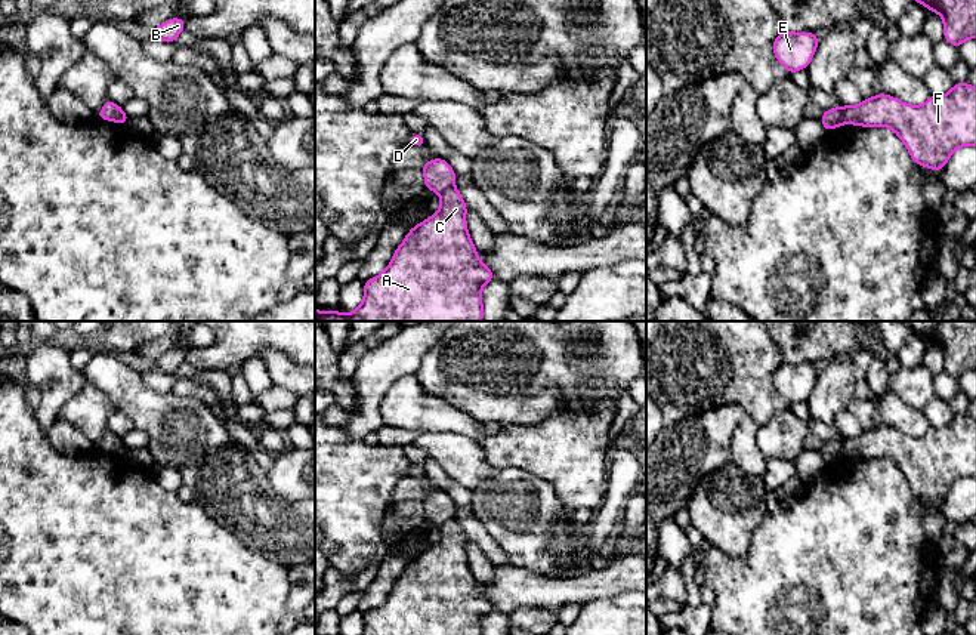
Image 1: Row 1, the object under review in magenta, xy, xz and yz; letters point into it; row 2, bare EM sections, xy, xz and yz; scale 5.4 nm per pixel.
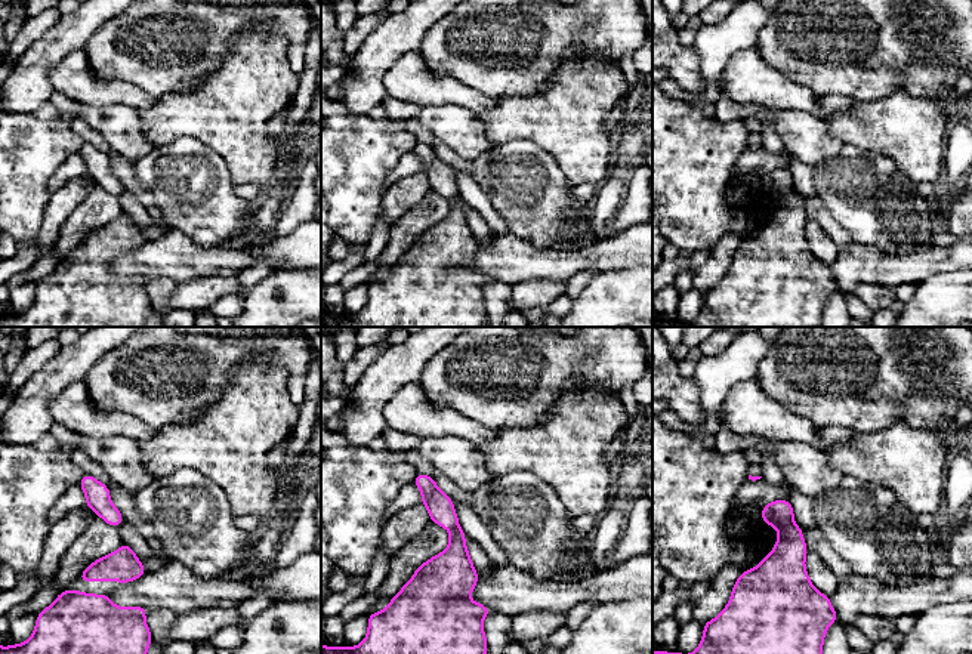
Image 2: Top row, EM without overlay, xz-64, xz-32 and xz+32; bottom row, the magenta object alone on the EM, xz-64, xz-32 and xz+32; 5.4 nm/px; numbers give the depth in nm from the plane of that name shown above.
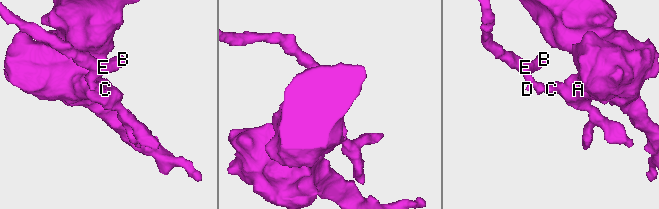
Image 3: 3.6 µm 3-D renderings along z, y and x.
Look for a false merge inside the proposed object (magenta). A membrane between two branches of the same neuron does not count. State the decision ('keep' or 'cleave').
cleave

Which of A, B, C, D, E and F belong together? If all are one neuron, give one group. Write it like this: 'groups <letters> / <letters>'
groups A C F / B D E

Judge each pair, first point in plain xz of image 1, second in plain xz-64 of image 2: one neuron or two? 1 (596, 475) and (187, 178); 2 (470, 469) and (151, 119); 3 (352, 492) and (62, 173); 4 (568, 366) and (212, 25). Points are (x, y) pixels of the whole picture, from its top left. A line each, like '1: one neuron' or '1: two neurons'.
1: two neurons
2: two neurons
3: two neurons
4: one neuron

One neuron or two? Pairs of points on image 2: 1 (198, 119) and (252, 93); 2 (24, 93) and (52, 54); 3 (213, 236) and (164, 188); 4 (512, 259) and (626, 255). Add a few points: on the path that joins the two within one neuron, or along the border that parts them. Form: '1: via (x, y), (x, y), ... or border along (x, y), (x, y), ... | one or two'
1: via (212, 113), (227, 111), (238, 99) | one
2: via (28, 83), (30, 76), (42, 64) | one
3: via (201, 224), (176, 199) | one
4: via (540, 261), (579, 261), (598, 256) | one

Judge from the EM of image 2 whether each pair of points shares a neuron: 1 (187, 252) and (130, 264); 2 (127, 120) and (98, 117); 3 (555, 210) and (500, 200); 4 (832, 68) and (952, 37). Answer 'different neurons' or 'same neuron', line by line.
1: same neuron
2: same neuron
3: same neuron
4: same neuron

